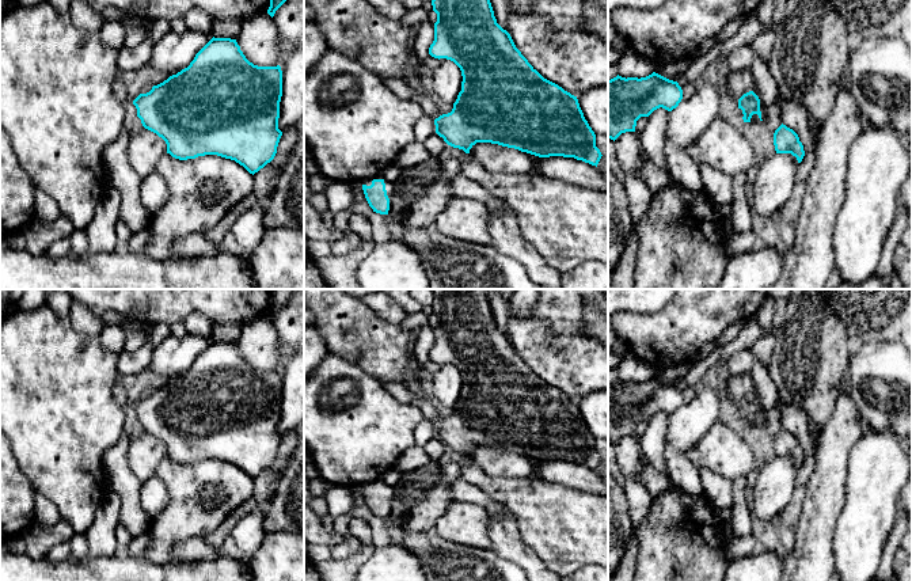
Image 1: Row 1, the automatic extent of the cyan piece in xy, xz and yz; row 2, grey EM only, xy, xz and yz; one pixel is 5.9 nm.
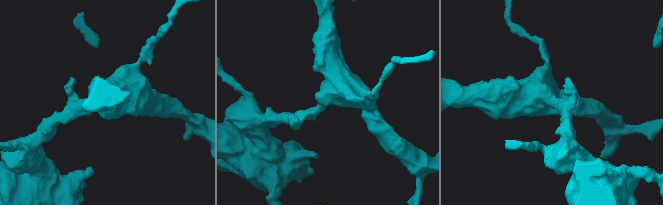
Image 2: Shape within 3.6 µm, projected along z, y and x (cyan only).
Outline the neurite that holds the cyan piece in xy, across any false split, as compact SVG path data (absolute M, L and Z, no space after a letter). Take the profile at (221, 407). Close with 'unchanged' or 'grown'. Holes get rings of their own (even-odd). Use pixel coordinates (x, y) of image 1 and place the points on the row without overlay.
M212 342L194 361L190 369L163 387L140 398L133 409L145 433L156 437L167 448L167 457L179 464L217 459L235 464L250 478L258 476L270 467L282 436L278 433L280 406L282 400L281 371L258 371L250 367L236 343Z; unchanged

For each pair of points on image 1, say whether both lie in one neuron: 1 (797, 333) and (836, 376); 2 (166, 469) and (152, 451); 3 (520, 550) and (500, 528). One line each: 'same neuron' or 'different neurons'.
1: same neuron
2: different neurons
3: same neuron

